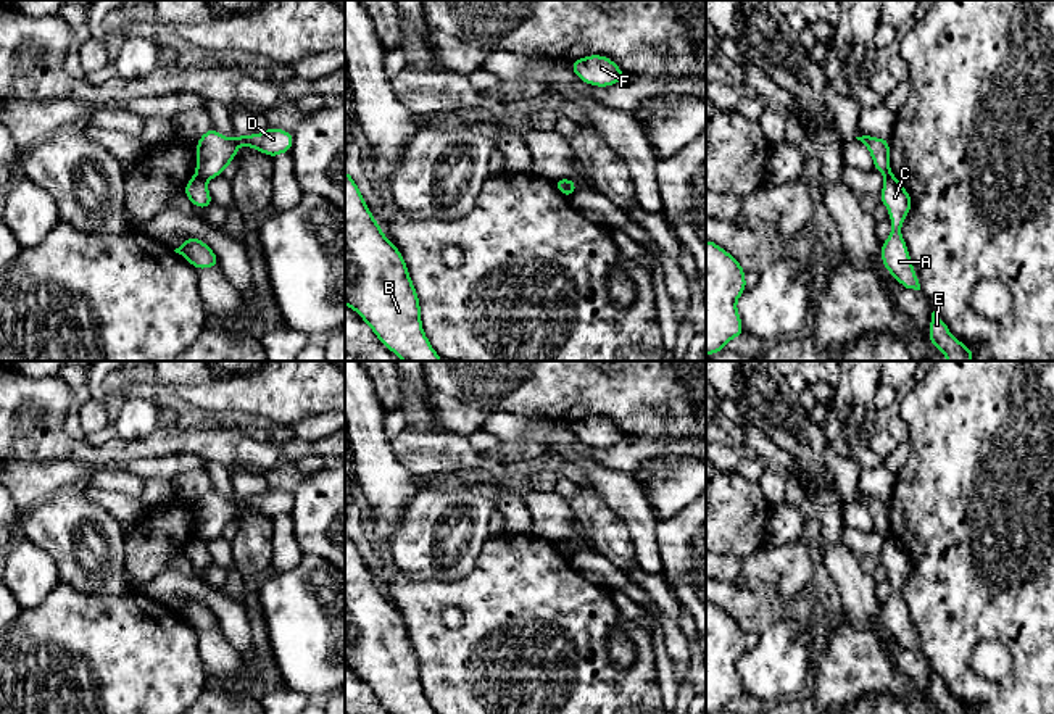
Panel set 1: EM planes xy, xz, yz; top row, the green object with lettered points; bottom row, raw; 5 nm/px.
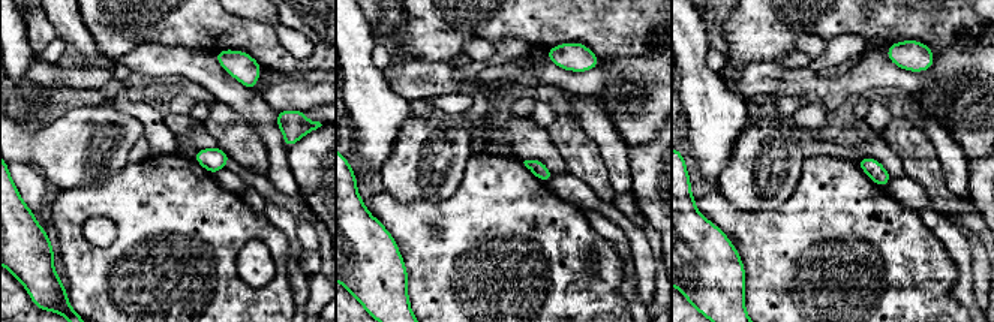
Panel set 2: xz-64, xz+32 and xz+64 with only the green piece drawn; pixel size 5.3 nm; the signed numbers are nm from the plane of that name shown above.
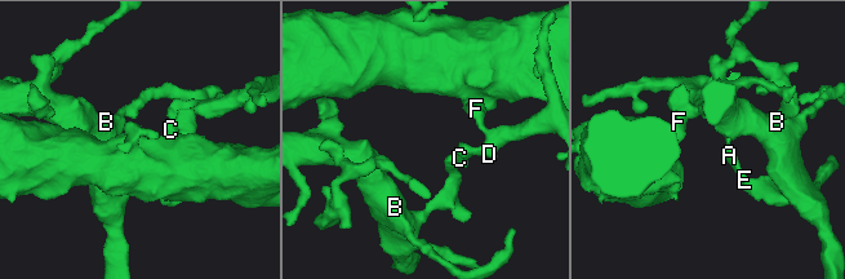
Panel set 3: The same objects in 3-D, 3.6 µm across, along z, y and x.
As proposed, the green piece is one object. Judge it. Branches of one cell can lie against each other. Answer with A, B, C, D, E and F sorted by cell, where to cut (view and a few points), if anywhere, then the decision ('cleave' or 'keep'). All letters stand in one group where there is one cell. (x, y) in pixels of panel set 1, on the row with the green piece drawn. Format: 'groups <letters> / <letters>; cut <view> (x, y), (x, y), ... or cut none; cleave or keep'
groups A B C E / D F; cut xy (195, 174), (205, 181); cleave

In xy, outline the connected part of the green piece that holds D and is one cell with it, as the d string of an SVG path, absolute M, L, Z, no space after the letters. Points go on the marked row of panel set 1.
M210 127L197 140L197 169L195 176L208 181L224 174L232 160L237 158L237 148L247 145L263 152L269 158L292 152L293 134L280 127L269 127L261 134L239 135L227 139L214 127Z

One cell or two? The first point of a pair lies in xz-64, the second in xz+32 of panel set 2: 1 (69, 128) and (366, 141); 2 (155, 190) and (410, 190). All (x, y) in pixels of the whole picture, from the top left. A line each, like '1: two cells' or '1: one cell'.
1: two cells
2: two cells

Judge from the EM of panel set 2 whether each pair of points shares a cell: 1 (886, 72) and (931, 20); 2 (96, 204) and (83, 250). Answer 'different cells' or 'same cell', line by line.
1: different cells
2: same cell

